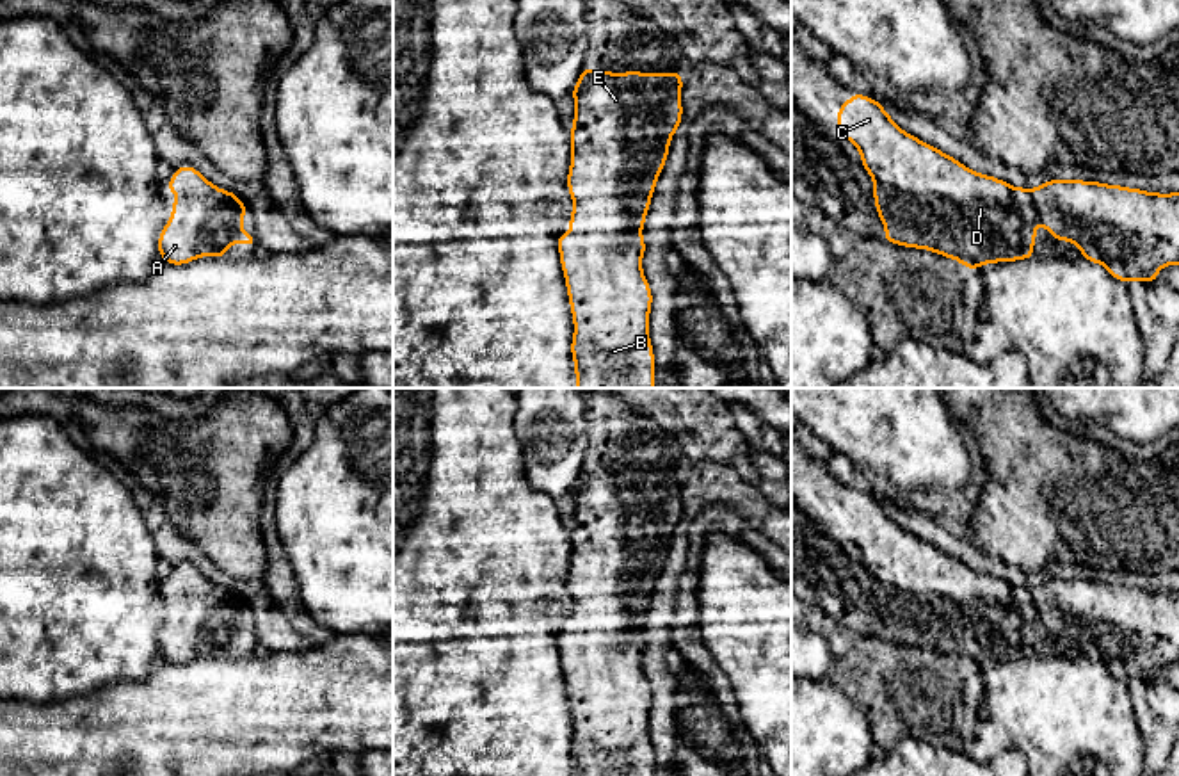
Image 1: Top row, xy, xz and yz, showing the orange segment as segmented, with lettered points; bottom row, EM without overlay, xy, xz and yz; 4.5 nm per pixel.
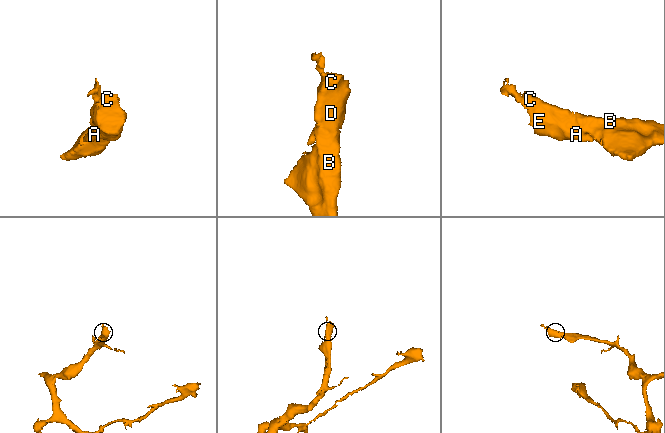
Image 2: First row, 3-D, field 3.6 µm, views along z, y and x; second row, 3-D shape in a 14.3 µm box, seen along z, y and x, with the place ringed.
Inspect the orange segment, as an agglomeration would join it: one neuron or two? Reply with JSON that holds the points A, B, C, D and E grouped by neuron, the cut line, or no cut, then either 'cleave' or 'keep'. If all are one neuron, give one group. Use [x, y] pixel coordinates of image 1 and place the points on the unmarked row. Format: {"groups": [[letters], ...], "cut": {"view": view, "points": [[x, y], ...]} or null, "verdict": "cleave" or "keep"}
{"groups": [["A", "B", "C", "D", "E"]], "cut": null, "verdict": "keep"}

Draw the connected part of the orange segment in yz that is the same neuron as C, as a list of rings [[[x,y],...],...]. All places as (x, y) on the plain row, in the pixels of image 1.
[[[857,489],[839,504],[836,523],[841,538],[857,545],[861,562],[875,580],[875,609],[886,626],[882,641],[928,648],[974,669],[985,662],[1033,657],[1035,621],[1040,619],[1056,641],[1076,643],[1085,659],[1104,664],[1120,682],[1154,682],[1161,666],[1179,664],[1179,591],[1060,577],[1033,589],[1014,587],[903,530],[877,497]]]

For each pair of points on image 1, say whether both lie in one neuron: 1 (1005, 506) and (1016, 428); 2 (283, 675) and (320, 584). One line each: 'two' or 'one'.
1: one
2: two

